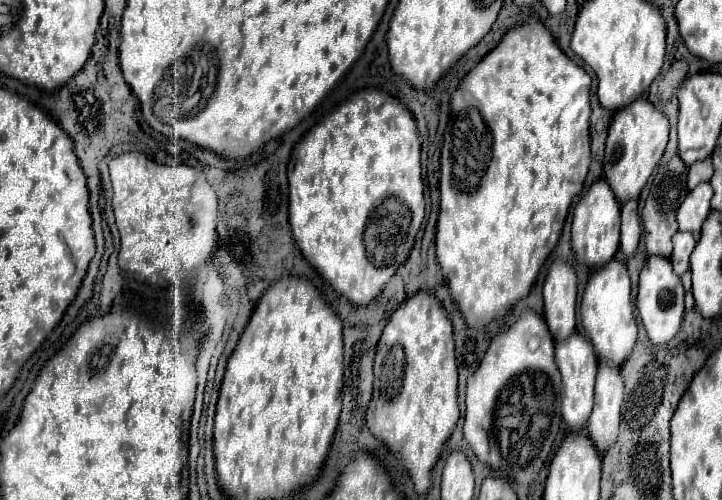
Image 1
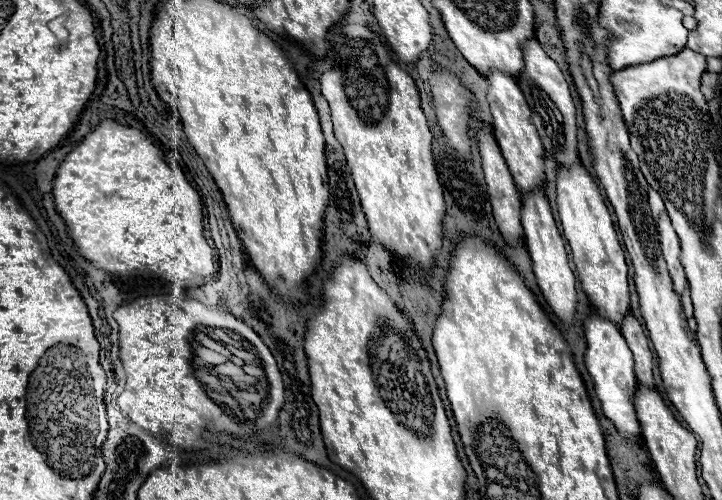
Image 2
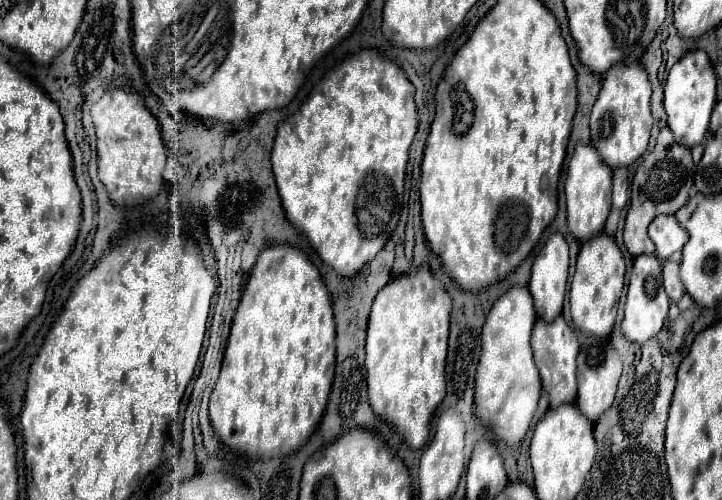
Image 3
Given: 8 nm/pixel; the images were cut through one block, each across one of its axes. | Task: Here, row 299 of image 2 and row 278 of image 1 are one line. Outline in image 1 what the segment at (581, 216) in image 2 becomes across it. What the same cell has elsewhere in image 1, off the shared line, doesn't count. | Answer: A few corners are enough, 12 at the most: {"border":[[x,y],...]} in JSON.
{"border":[[626,264],[592,272],[580,318],[600,358],[620,366],[638,334]]}

